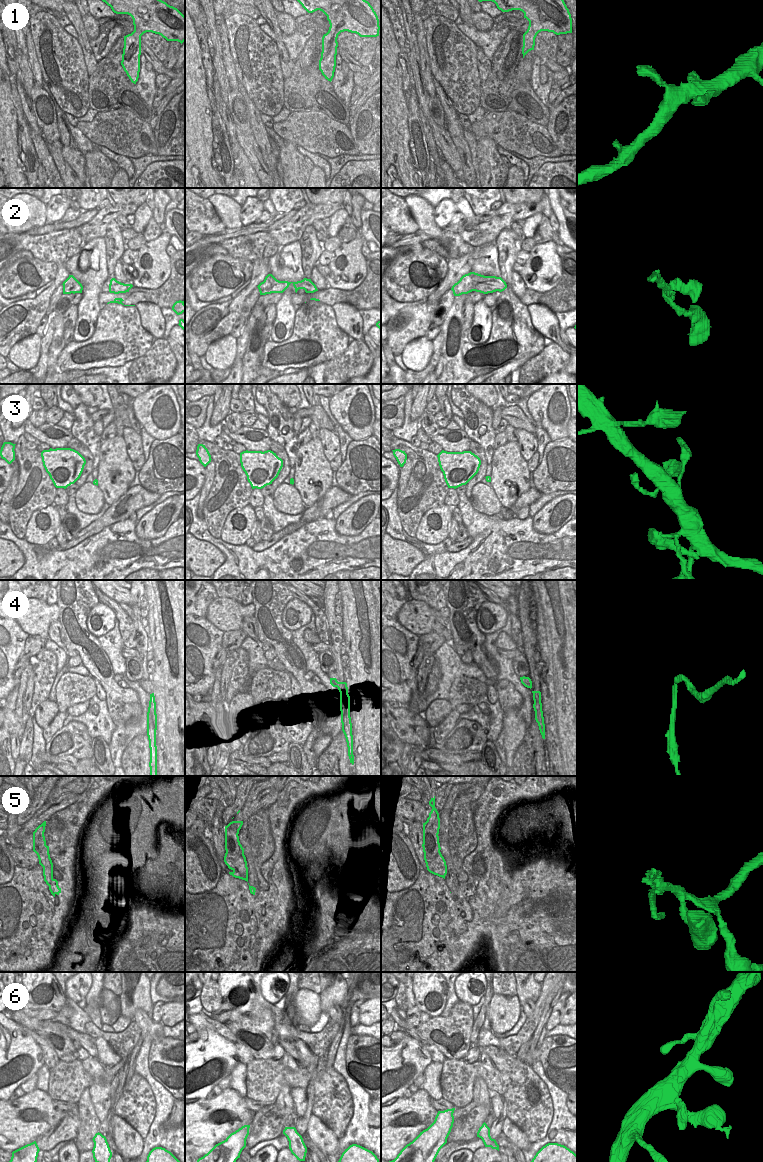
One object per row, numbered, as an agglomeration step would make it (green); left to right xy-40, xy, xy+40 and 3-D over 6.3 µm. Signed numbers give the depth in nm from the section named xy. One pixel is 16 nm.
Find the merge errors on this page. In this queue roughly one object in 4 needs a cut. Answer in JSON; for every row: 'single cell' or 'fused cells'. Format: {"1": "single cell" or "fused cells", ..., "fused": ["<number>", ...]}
{"1": "single cell", "2": "single cell", "3": "single cell", "4": "fused cells", "5": "fused cells", "6": "single cell", "fused": ["4", "5"]}

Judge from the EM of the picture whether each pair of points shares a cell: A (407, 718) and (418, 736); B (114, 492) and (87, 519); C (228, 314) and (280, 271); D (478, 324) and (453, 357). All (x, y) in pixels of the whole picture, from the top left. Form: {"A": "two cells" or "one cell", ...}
{"A": "one cell", "B": "two cells", "C": "two cells", "D": "two cells"}

